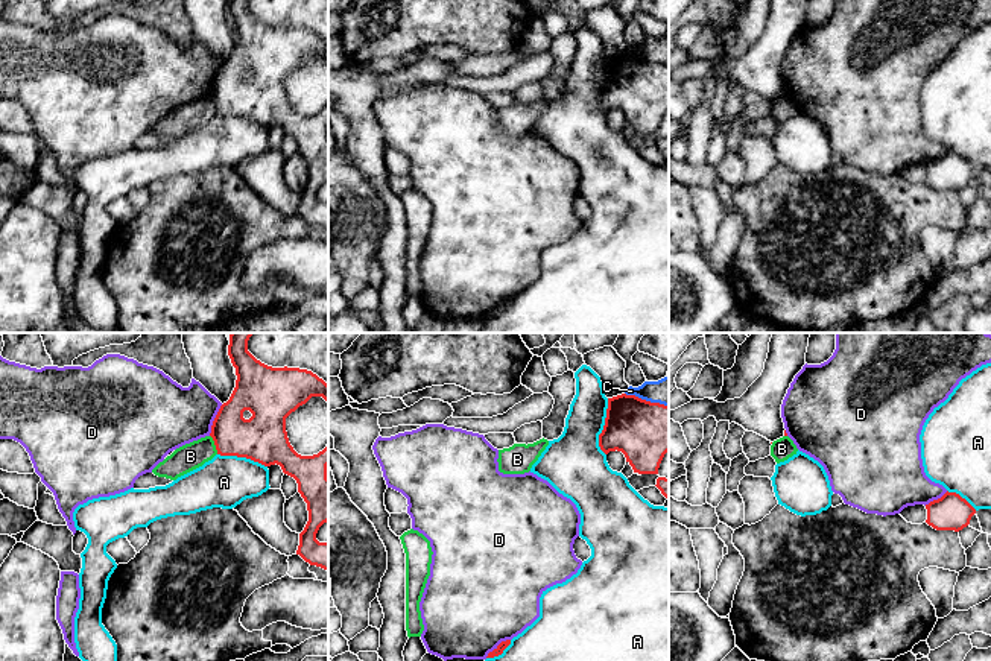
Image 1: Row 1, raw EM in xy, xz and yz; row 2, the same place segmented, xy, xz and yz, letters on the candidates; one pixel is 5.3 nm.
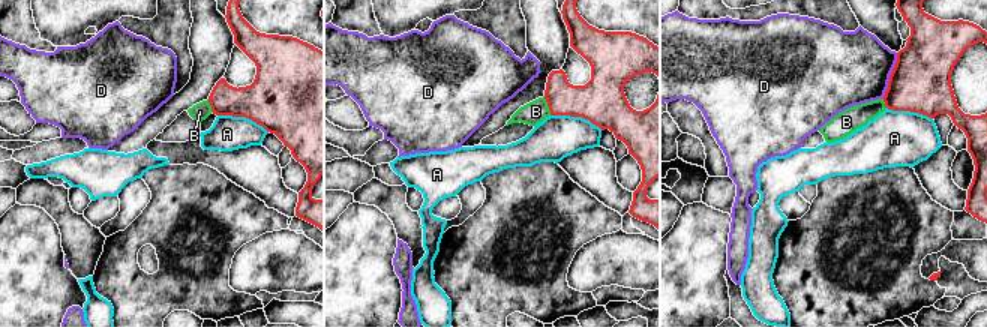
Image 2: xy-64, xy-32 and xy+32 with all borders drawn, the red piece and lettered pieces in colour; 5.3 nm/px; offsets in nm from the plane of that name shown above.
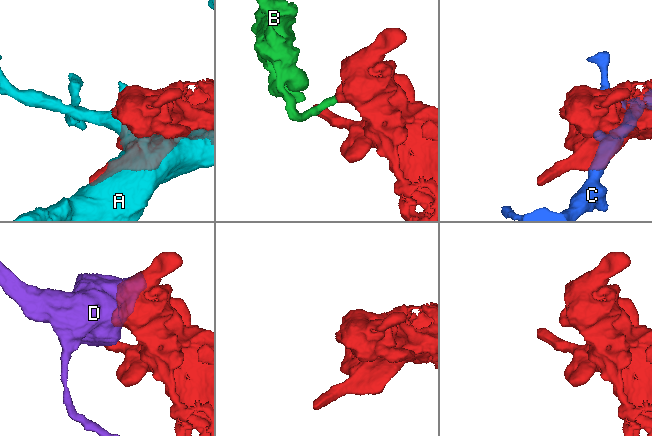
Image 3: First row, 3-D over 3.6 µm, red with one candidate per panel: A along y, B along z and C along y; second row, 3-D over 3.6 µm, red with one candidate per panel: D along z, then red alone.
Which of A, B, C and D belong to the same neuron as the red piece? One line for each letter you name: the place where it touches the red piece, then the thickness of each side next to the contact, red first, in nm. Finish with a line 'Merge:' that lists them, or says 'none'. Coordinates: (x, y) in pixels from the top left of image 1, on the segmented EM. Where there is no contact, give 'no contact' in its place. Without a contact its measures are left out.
Merge: none

